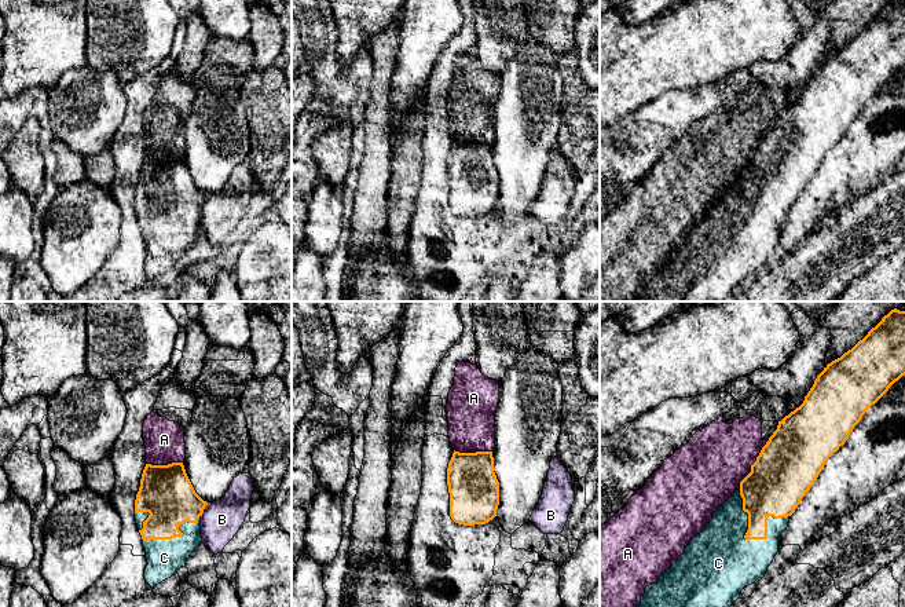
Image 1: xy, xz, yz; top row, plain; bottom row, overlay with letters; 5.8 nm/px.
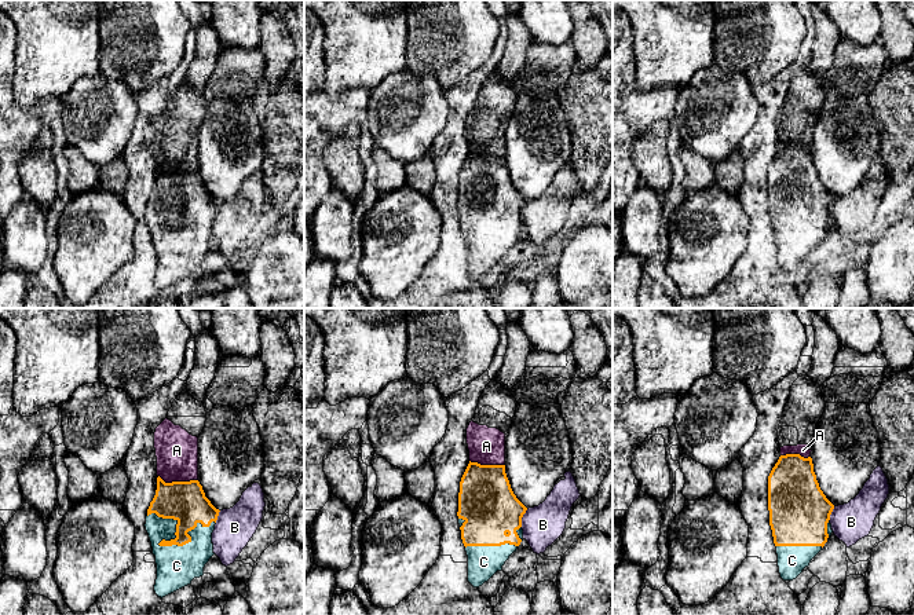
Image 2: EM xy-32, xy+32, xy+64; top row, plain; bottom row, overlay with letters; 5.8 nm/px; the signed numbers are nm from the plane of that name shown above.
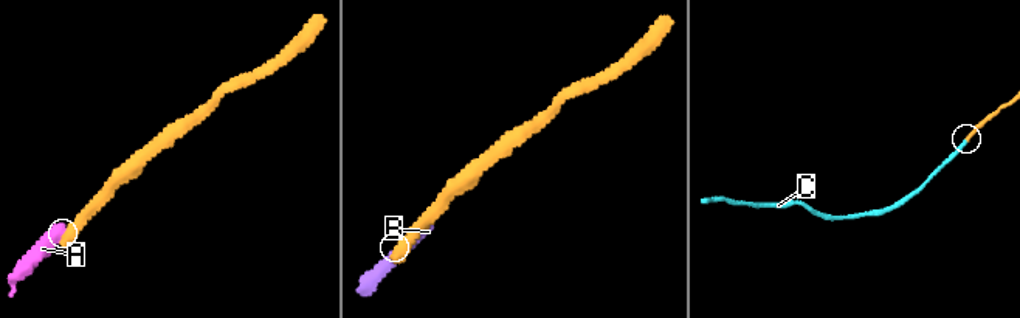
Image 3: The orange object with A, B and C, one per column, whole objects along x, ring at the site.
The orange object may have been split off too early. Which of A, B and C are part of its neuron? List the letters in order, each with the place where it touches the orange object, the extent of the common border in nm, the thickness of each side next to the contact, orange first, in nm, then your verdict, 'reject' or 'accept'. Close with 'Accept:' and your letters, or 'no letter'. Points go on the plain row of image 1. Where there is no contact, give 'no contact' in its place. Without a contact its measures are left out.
A: meets orange in yz at (751, 157); contact 320 nm long; 360 nm thick on the orange side, 400 nm on the other; reject
B: meets orange in xy at (204, 200); contact 100 nm long; 320 nm thick on the orange side, 220 nm on the other; reject
C: meets orange in yz at (753, 230); contact 340 nm long; 240 nm thick on the orange side, 420 nm on the other; accept
Accept: C

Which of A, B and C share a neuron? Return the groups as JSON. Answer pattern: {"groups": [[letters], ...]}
{"groups": [["A"], ["B"], ["C"]]}

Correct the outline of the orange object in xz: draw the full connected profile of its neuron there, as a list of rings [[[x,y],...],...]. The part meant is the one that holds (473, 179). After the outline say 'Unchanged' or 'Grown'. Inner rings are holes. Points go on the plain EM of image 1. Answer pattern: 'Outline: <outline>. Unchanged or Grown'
Outline: [[[492,143],[452,145],[447,160],[450,208],[464,217],[486,216],[497,208],[499,173]]]. Unchanged

